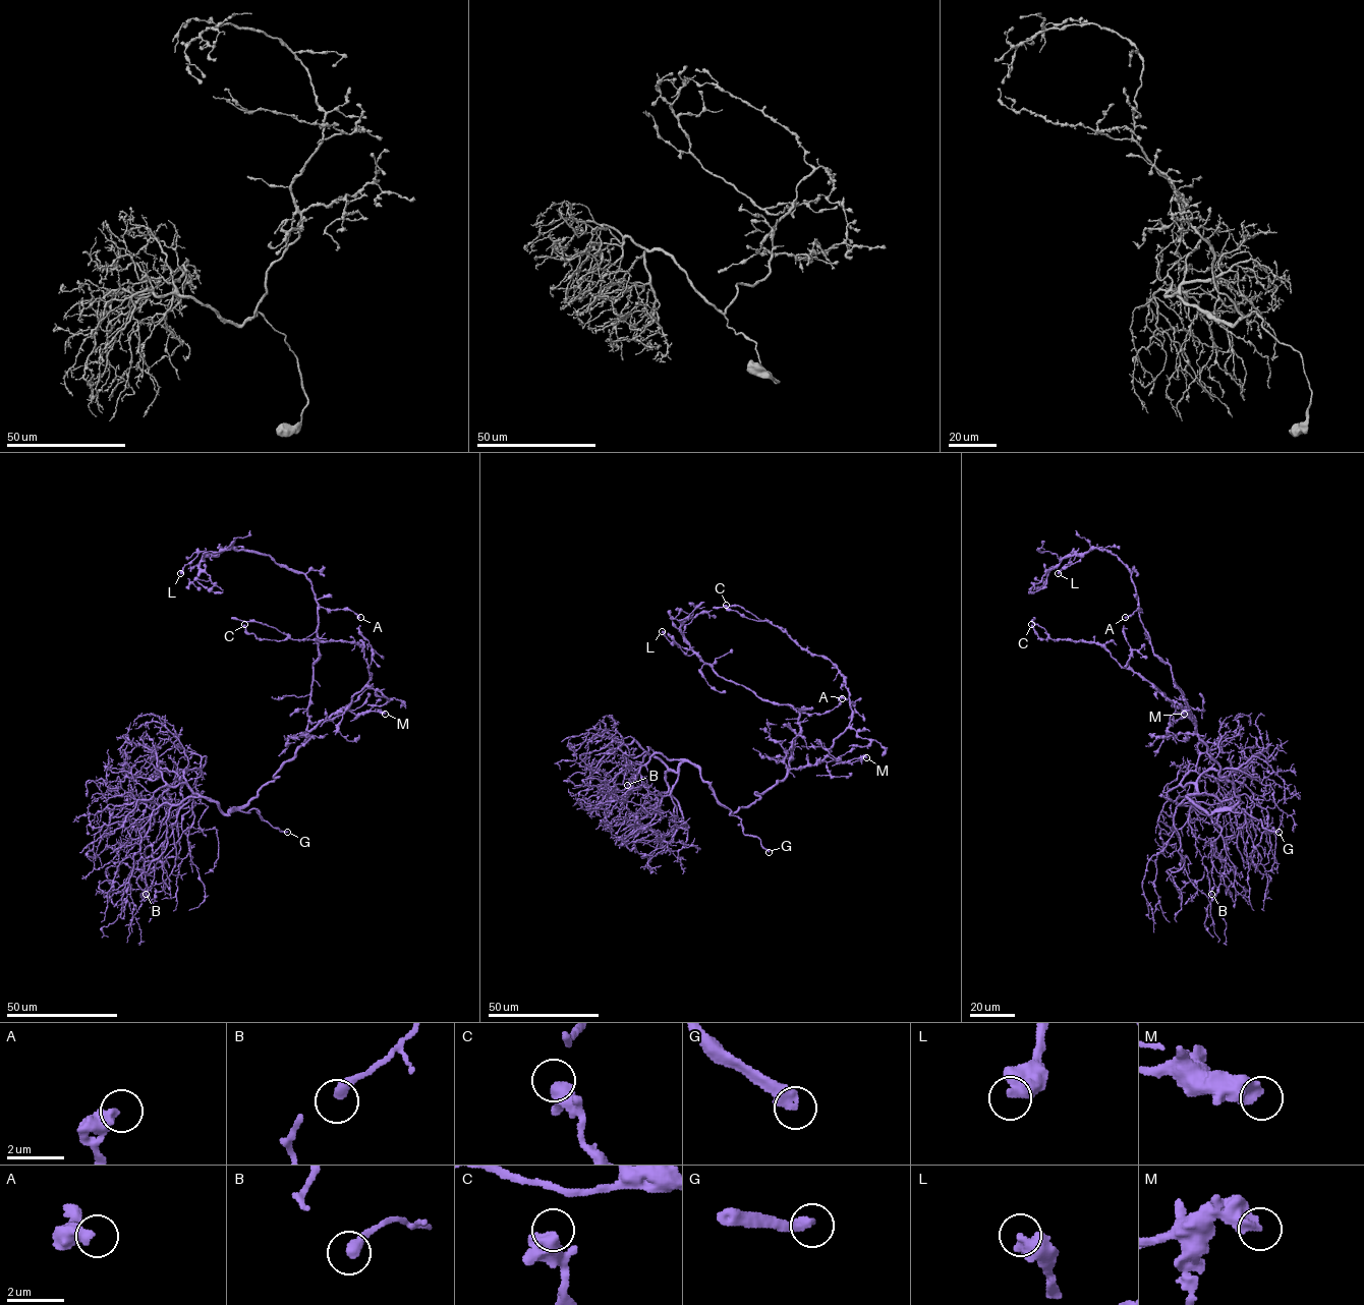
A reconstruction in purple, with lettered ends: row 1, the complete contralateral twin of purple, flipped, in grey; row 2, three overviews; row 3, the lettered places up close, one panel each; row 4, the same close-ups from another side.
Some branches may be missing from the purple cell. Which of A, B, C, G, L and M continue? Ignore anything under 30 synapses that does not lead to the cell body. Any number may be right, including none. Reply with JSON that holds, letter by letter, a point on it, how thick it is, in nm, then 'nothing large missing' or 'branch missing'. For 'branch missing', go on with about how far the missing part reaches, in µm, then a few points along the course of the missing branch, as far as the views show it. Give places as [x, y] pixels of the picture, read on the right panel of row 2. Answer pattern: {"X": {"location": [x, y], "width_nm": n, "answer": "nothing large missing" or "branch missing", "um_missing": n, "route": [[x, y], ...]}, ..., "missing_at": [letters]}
{"A": {"location": [1125, 617], "width_nm": 460, "answer": "nothing large missing"}, "B": {"location": [1211, 894], "width_nm": 360, "answer": "nothing large missing"}, "C": {"location": [1031, 624], "width_nm": 400, "answer": "nothing large missing"}, "G": {"location": [1279, 832], "width_nm": 420, "answer": "branch missing", "um_missing": 50}, "L": {"location": [1058, 573], "width_nm": 650, "answer": "nothing large missing"}, "M": {"location": [1184, 714], "width_nm": 500, "answer": "nothing large missing"}, "missing_at": ["G"]}

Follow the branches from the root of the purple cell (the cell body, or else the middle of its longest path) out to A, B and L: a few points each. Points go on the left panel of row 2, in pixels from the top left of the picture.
A: (299, 747), (305, 738), (313, 664), (319, 656), (318, 609), (348, 609), (360, 617)
B: (299, 747), (239, 810), (224, 813), (193, 795), (152, 855), (154, 877), (146, 894)
L: (299, 747), (319, 656), (318, 602), (309, 580), (268, 555), (232, 548), (200, 552), (180, 573)

